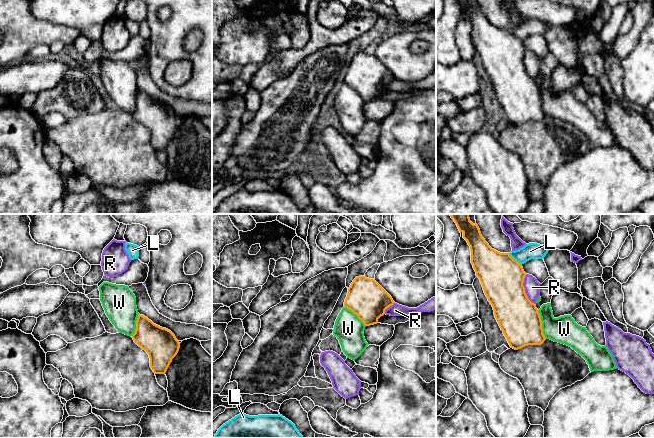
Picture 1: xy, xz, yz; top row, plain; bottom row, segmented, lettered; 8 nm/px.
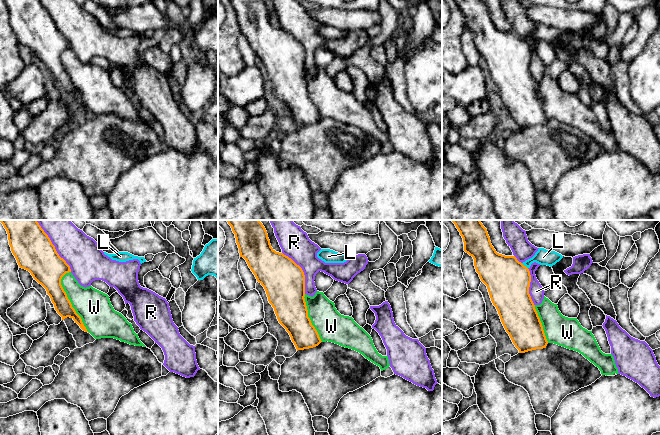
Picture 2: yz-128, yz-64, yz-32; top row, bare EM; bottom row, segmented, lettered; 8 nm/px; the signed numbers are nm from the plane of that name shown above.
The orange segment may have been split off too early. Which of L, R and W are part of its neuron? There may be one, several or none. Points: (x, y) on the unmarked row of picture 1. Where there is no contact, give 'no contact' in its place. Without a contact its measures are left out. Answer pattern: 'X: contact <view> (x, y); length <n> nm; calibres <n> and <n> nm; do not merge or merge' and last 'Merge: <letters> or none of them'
L: contact yz (515, 36); length 140 nm; calibres 340 and 130 nm; do not merge
R: contact yz (524, 65); length 260 nm; calibres 340 and 130 nm; do not merge
W: contact yz (541, 100); length 240 nm; calibres 320 and 220 nm; merge
Merge: W

